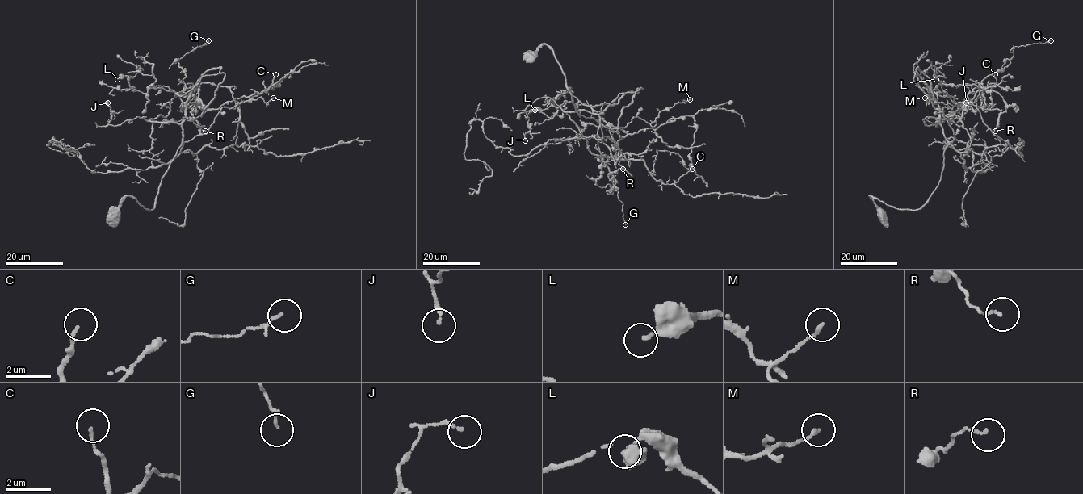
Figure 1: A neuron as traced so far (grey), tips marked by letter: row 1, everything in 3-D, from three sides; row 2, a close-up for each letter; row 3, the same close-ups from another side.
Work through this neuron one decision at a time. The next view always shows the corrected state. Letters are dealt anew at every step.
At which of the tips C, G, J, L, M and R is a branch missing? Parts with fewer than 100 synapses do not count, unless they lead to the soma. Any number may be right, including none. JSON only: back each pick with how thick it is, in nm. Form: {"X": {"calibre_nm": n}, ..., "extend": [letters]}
{"extend": []}

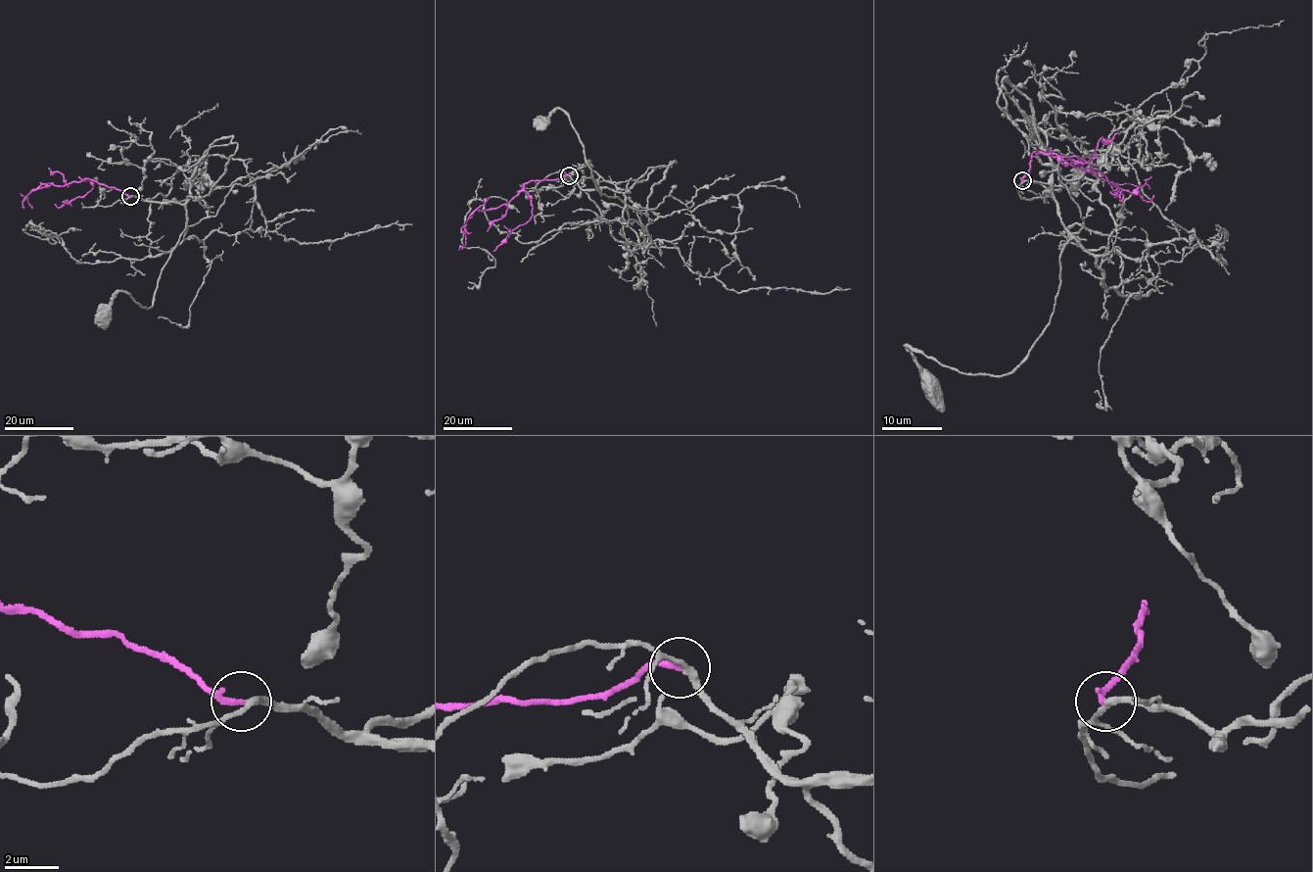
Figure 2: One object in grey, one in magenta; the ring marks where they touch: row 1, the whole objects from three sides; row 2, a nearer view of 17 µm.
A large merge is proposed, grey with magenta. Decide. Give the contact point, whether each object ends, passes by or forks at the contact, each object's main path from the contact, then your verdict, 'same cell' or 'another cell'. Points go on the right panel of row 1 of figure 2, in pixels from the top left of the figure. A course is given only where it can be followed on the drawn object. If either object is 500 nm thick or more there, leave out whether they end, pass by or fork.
(1022, 180) | grey passes by | magenta ends | grey via (1022, 181), (1047, 189), (1069, 241), (1060, 253), (1050, 323), (1004, 375), (967, 375), (907, 346), (926, 387) | magenta via (1022, 181), (1035, 151), (1074, 163), (1083, 159), (1083, 168), (1112, 184), (1142, 185), (1151, 176) | same cell

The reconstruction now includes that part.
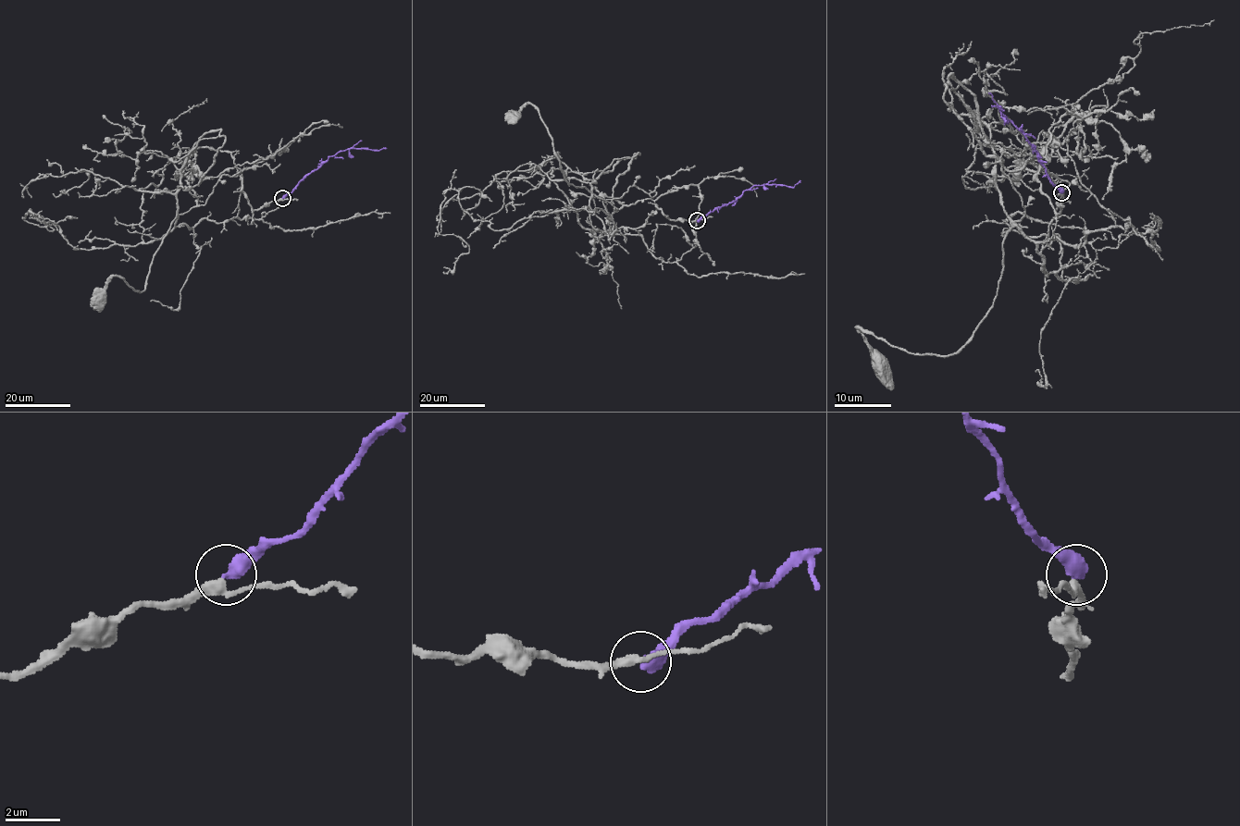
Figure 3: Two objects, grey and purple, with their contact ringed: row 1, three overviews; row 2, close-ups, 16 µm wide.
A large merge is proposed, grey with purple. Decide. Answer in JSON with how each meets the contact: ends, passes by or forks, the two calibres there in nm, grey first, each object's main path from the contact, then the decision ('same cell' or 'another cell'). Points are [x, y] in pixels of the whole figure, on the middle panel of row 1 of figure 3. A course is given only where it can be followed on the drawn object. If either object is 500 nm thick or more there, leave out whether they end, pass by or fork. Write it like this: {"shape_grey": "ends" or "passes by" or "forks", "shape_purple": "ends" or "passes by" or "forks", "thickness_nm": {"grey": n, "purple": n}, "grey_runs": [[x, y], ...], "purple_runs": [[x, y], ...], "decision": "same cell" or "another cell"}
{"shape_grey": "passes by", "shape_purple": "ends", "thickness_nm": {"grey": 280, "purple": 480}, "grey_runs": [[697, 220], [657, 206], [635, 228], [585, 228], [554, 181], [591, 186], [564, 178], [538, 110], [513, 114]], "purple_runs": [[697, 220], [735, 201], [754, 185], [793, 187], [800, 180]], "decision": "same cell"}

